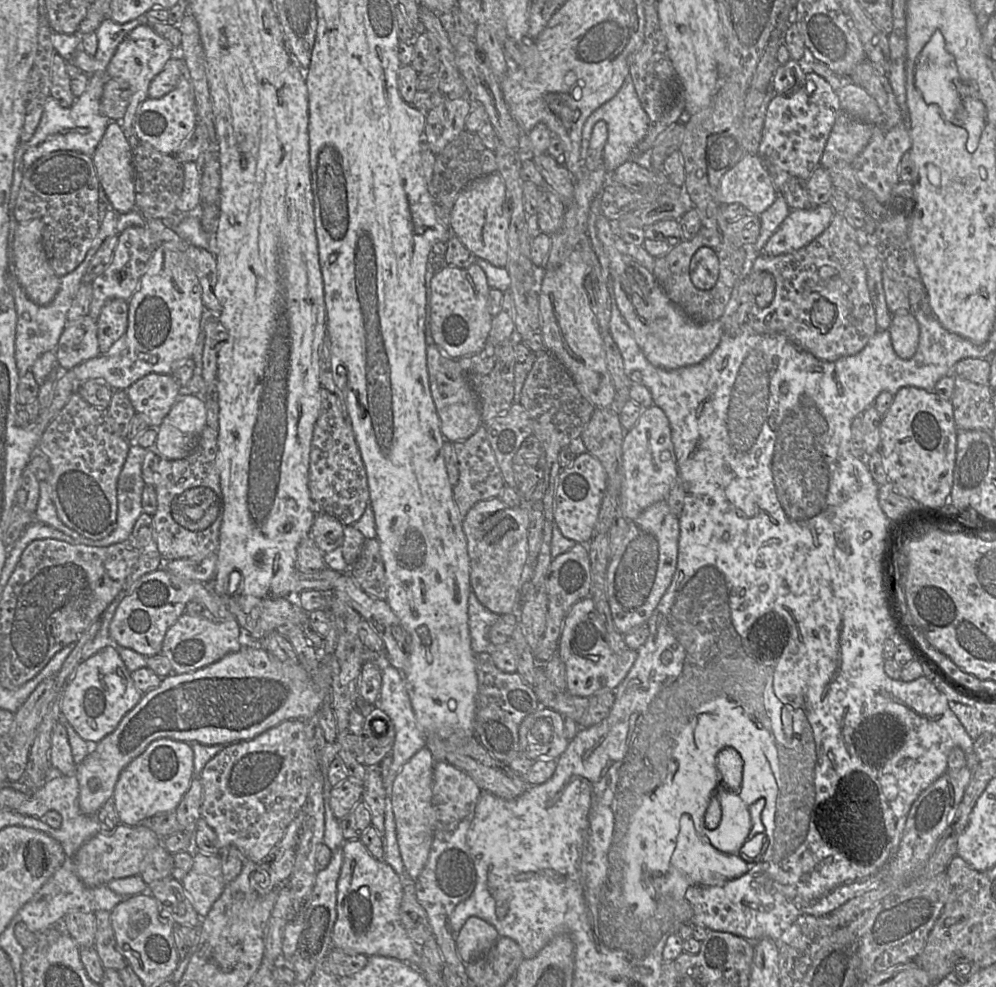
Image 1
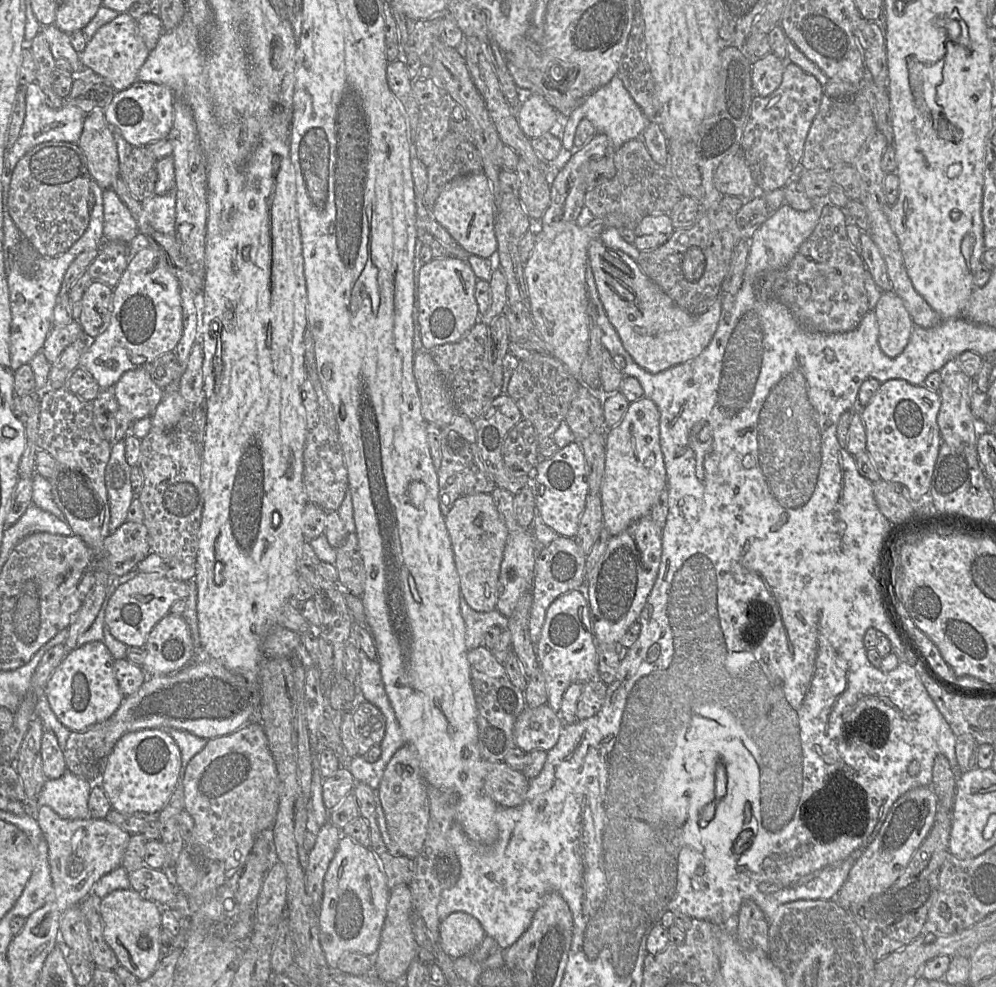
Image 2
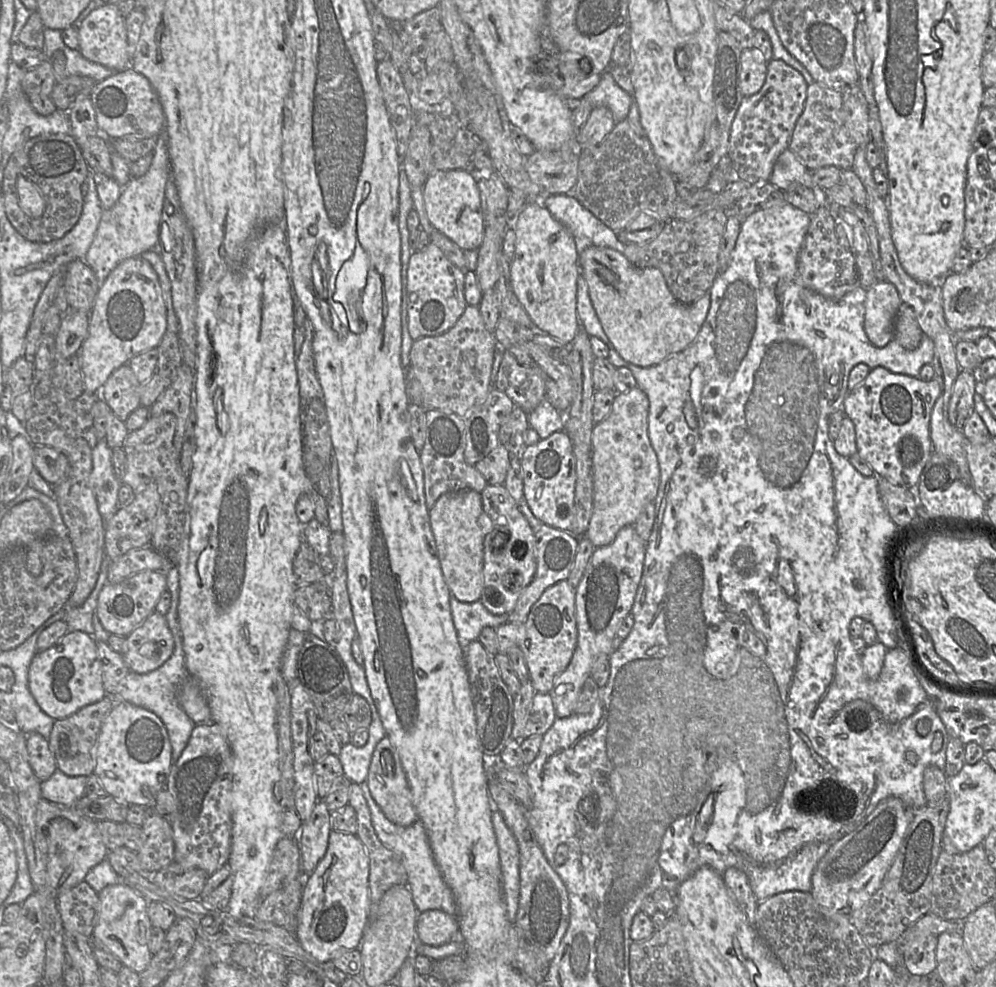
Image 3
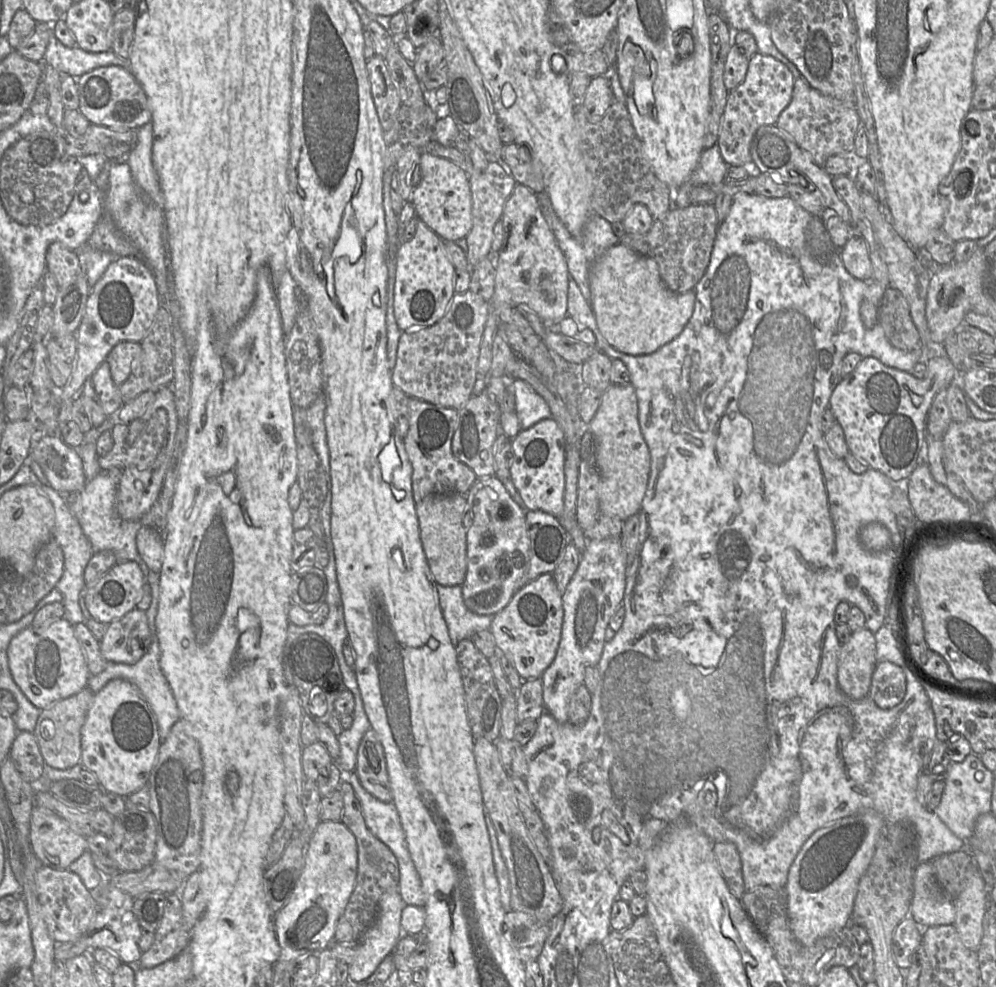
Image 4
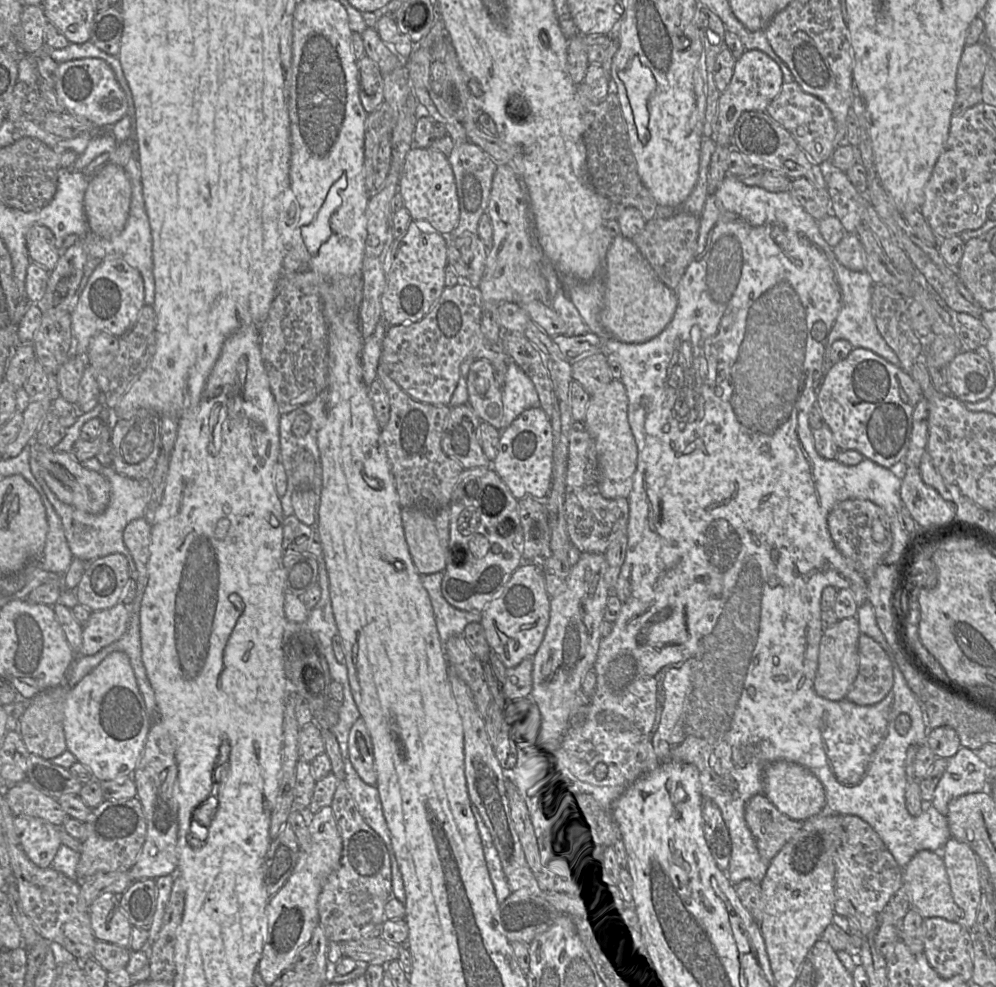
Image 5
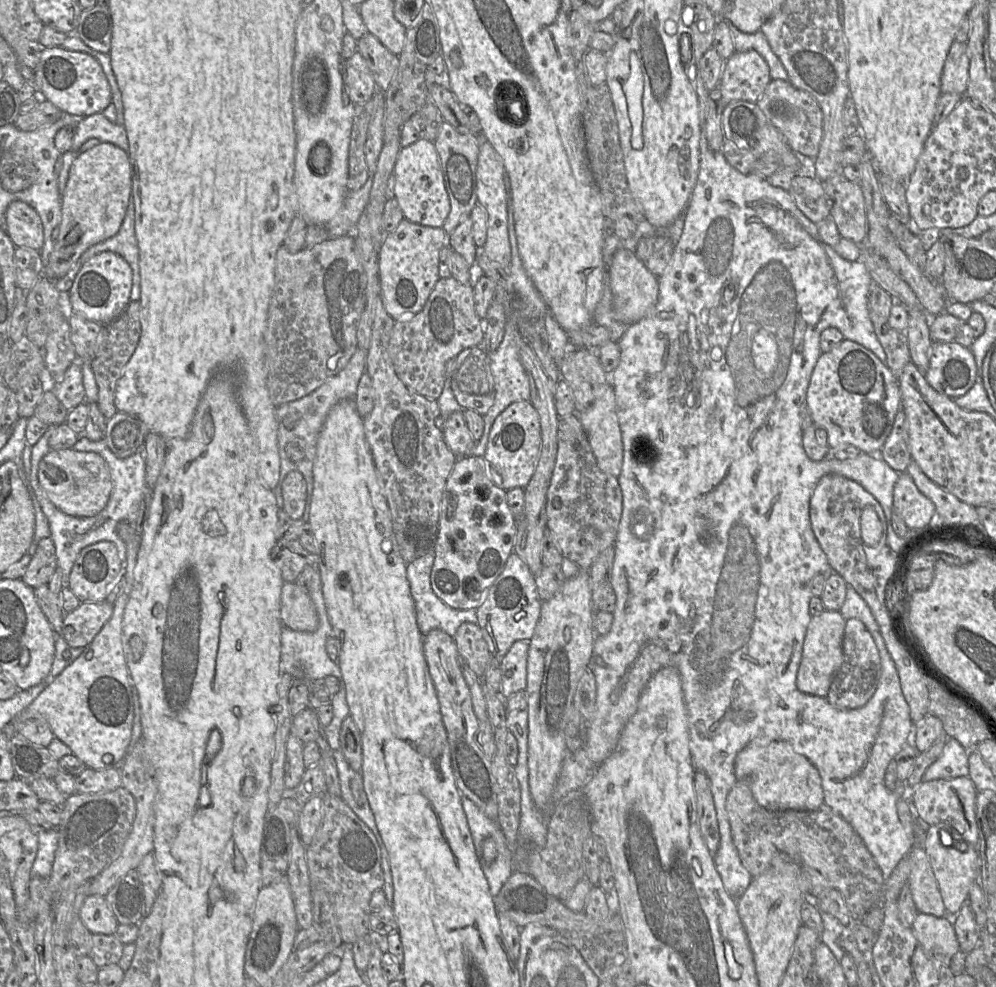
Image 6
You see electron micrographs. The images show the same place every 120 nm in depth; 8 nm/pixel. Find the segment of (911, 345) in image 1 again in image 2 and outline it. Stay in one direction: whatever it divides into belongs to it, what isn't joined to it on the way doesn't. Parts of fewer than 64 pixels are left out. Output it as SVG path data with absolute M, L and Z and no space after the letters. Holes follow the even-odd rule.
M894 291L882 292L873 310L878 323L878 343L890 358L900 355L909 342L912 319Z

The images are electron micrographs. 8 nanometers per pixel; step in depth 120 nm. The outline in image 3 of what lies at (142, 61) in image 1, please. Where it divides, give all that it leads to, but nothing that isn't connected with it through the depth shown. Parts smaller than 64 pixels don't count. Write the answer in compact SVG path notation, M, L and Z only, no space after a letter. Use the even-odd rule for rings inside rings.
M105 4L89 13L78 26L79 51L95 63L119 72L132 66L133 54L128 46L125 17L115 4Z

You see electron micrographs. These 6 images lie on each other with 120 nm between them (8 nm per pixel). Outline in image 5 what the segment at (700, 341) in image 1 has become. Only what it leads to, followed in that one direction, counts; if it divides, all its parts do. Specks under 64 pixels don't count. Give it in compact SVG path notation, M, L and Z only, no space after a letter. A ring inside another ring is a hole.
M621 234L614 237L604 258L603 297L600 308L600 321L610 335L626 343L646 342L658 336L669 325L674 317L677 304L675 290L667 287L659 279L633 240Z

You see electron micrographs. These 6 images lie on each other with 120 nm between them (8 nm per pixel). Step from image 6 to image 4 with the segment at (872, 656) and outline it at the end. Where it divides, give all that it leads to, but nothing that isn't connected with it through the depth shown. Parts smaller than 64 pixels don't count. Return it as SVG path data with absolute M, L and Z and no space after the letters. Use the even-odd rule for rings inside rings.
M877 661L868 696L881 709L891 709L902 702L906 679L902 669L889 661Z

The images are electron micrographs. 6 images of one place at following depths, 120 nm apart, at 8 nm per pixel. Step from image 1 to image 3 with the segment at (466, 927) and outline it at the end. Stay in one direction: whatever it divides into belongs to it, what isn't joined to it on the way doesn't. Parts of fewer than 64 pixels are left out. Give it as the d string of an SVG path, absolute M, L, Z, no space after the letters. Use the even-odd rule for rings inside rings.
M439 910L419 912L416 935L421 942L429 945L443 945L459 938L459 924L455 915Z

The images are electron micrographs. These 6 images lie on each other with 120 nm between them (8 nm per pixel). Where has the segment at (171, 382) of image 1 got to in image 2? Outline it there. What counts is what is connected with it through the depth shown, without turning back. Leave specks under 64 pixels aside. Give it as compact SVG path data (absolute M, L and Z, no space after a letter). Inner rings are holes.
M145 367L125 372L111 388L120 406L134 420L150 417L164 398L164 391L151 378Z

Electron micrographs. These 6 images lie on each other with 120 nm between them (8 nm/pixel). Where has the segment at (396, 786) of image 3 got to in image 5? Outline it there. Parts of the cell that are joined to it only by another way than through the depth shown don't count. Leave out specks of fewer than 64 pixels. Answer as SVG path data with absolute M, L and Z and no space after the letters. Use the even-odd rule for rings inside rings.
M363 719L352 726L348 738L349 761L359 778L370 786L375 786L377 776L374 769L373 746Z

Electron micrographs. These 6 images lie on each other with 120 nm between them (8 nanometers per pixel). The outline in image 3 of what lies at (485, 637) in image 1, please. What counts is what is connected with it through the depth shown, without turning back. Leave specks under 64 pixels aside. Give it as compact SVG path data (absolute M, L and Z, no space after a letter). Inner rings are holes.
M451 594L450 607L458 641L463 650L478 637L485 627L497 628L509 622L509 615L494 615L480 601L465 603Z

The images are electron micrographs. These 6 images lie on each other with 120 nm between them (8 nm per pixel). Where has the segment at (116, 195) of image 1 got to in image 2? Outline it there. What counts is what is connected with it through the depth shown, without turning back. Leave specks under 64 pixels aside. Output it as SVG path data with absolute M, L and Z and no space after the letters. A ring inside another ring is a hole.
M102 109L86 115L78 145L85 154L92 178L103 190L112 189L113 182L120 178L119 157L111 125Z

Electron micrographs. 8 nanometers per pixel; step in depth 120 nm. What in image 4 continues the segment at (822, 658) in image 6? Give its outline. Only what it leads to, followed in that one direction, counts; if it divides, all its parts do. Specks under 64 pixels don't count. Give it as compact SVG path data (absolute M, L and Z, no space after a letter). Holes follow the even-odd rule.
M867 628L853 632L849 641L840 646L837 672L839 688L851 699L866 697L876 664L874 634Z

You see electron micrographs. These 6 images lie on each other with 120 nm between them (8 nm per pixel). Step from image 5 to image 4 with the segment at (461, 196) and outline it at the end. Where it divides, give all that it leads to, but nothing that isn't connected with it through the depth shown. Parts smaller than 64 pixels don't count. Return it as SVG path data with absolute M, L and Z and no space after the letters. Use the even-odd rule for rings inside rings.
M490 160L487 168L481 174L470 174L469 183L472 196L473 226L465 237L467 243L467 261L469 268L474 267L482 259L493 256L491 245L493 229L501 220L505 202L517 184L507 168L497 160Z

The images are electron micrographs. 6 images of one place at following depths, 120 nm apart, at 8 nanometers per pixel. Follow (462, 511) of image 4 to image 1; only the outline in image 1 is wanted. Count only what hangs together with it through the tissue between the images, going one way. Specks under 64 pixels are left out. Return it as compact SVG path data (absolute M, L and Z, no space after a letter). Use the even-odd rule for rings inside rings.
M499 498L478 502L463 518L471 591L485 608L497 615L518 613L520 609L520 579L528 558L529 523L529 509L509 508Z

